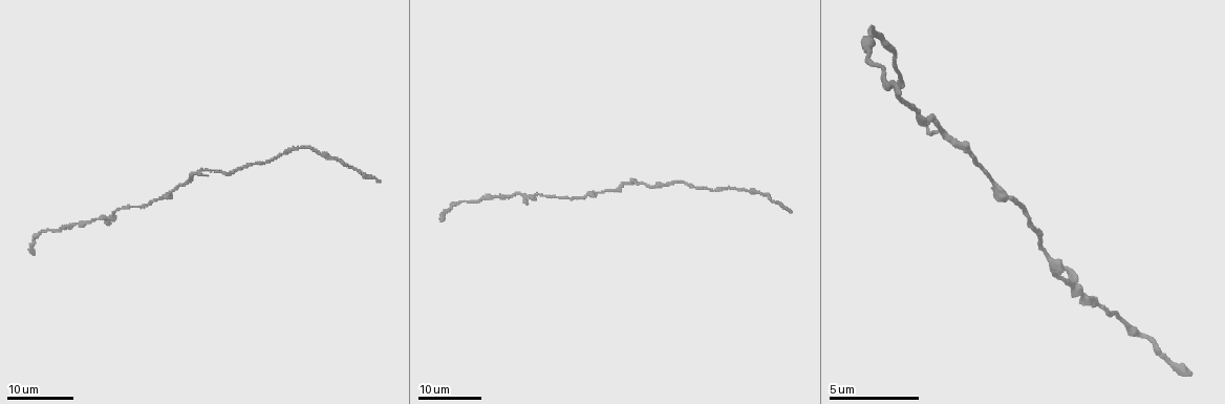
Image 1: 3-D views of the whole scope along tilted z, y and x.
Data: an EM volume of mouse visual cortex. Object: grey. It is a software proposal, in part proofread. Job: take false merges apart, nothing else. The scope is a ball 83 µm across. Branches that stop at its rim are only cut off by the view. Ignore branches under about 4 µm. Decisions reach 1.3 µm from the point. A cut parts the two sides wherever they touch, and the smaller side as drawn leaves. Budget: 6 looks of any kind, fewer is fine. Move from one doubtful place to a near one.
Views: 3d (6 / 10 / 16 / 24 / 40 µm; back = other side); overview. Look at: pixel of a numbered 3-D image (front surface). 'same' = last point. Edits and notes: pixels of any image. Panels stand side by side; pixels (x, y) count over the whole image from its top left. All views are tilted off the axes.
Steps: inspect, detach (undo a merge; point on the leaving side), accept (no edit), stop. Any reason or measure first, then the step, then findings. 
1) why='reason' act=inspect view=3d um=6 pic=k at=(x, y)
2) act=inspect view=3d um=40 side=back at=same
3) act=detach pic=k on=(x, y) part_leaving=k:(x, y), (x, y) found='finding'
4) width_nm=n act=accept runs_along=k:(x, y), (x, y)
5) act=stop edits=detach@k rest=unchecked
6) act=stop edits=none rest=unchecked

why='calibre changes' act=inspect view=3d um=24 pic=1 at=(332, 157)

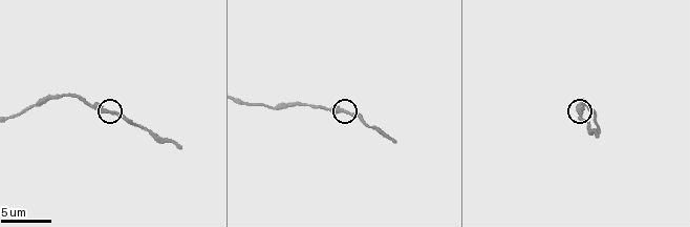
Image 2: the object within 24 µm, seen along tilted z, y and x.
act=inspect view=3d um=10 pic=2 at=(108, 113)

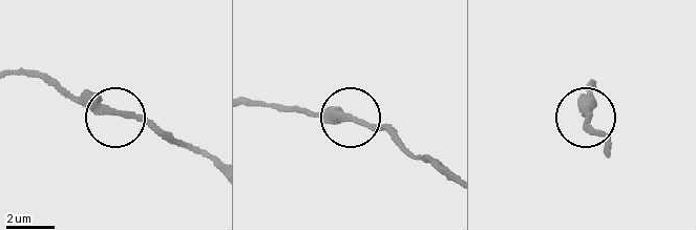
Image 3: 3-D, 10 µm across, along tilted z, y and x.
act=inspect view=3d um=6 pic=3 at=(112, 112)

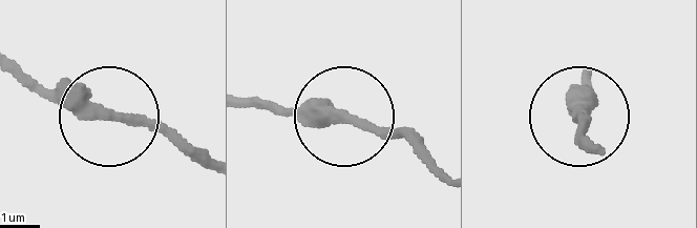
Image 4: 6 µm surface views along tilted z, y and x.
width_nm=290 act=accept found='one neuron here'

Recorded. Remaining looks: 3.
why='calibre changes' act=inspect view=3d um=24 pic=1 at=(585, 195)

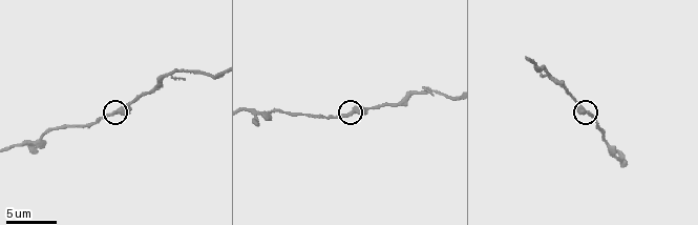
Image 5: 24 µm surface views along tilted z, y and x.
act=inspect view=3d um=6 pic=5 at=(116, 114)

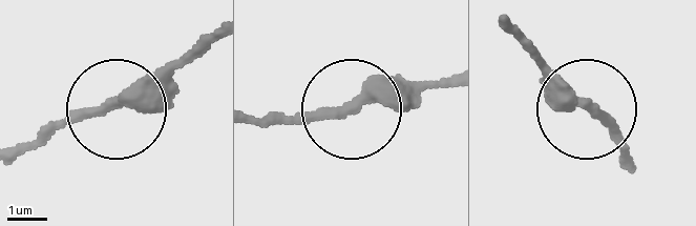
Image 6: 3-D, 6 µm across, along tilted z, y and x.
act=inspect view=3d um=6 side=back pic=6 at=(350, 106)

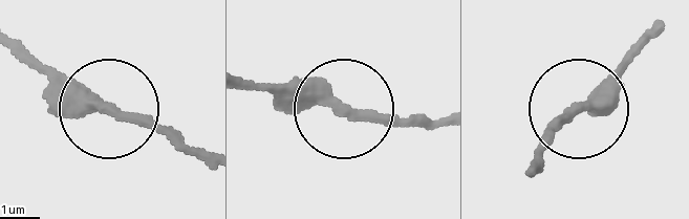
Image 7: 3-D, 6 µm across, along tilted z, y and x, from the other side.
act=accept runs_along=7:(248, 82), (303, 87), (357, 113), (443, 122) found='all the same neuron'

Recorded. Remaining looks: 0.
act=stop edits=none rest=unchecked

